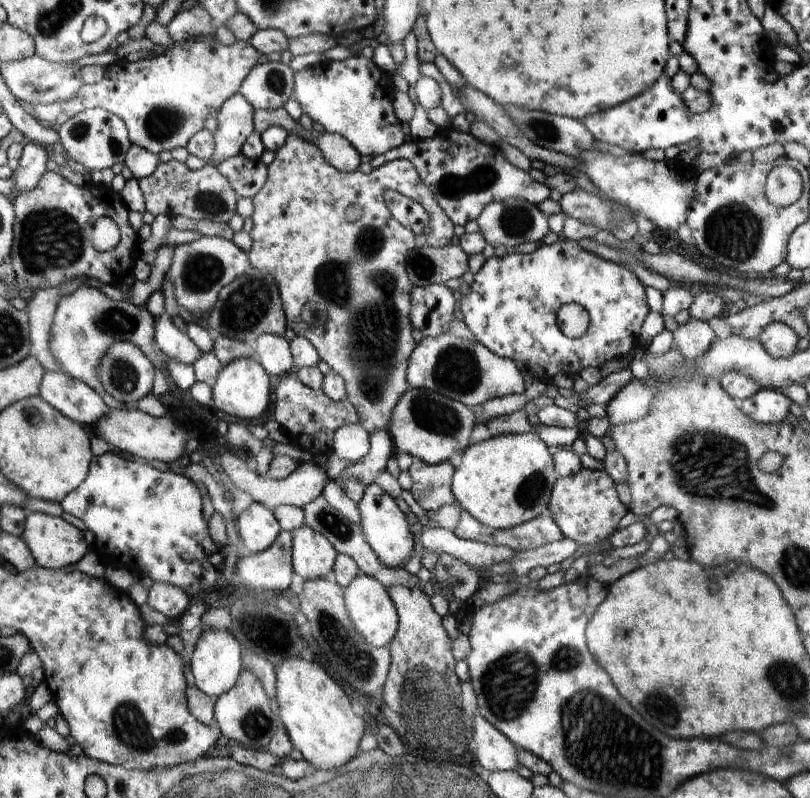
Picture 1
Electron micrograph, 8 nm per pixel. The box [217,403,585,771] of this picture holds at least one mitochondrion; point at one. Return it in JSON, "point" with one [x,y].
{"point":[426,690]}

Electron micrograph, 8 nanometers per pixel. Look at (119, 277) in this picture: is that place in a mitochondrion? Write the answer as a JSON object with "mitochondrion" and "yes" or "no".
{"mitochondrion":"no"}

